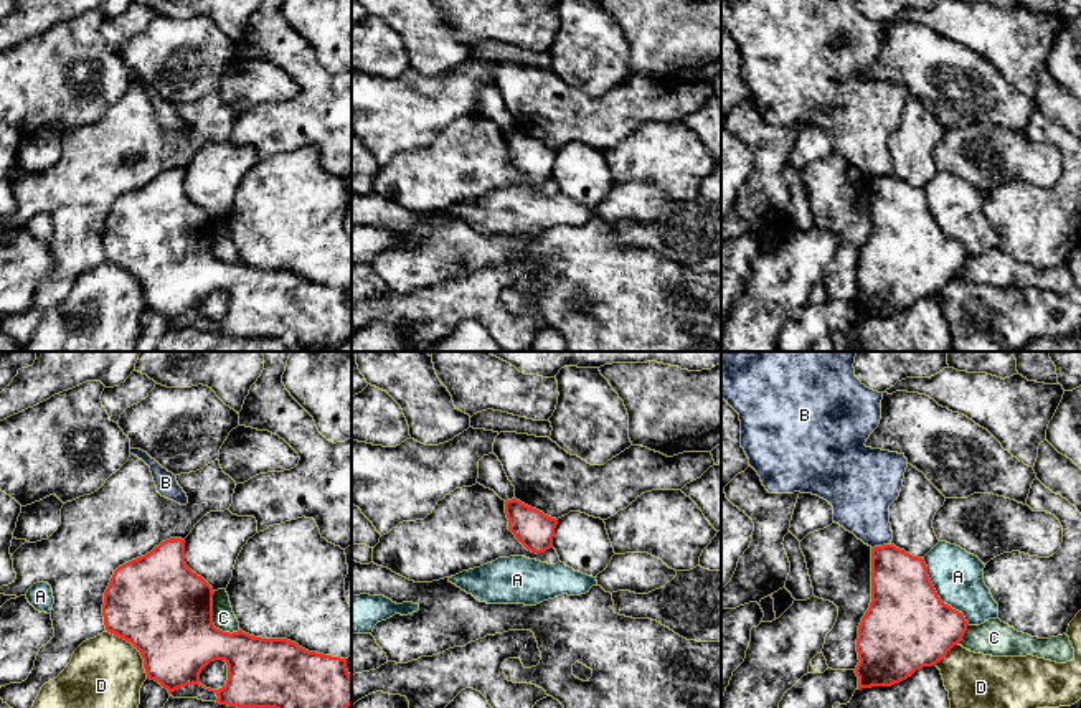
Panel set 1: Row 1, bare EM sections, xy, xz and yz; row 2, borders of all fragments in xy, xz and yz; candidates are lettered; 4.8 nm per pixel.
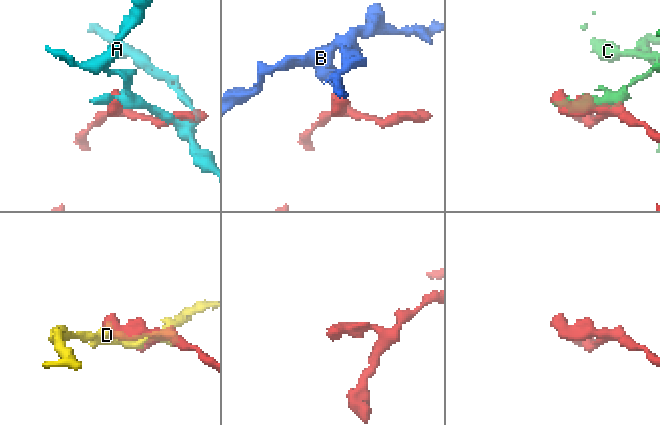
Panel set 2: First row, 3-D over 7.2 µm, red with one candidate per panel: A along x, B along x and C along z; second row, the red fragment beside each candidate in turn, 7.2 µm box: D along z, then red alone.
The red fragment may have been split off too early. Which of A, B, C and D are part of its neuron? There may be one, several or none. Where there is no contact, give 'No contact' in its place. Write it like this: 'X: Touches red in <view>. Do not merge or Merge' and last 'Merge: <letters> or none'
A: Touches red in yz. Do not merge
B: Touches red in yz. Do not merge
C: Touches red in xy. Do not merge
D: Touches red in xy. Do not merge
Merge: none

